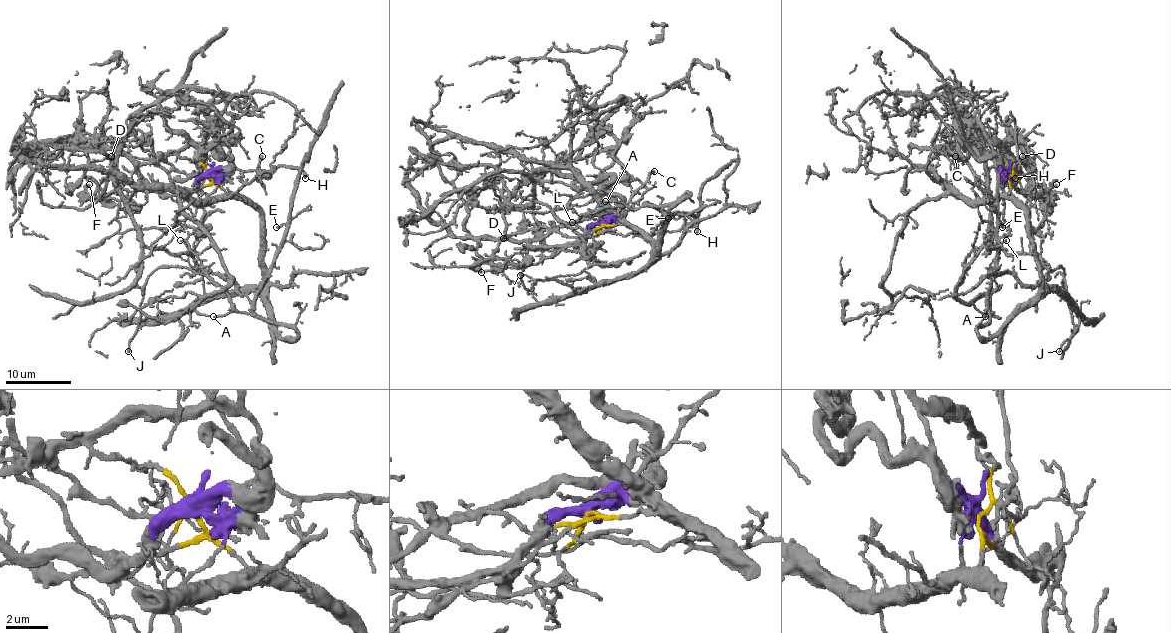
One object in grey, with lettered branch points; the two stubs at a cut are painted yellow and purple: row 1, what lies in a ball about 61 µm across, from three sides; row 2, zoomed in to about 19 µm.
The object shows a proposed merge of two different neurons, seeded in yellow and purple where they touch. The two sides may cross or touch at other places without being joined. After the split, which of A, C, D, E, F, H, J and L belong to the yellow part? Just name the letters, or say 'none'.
A, C, E, H, L

